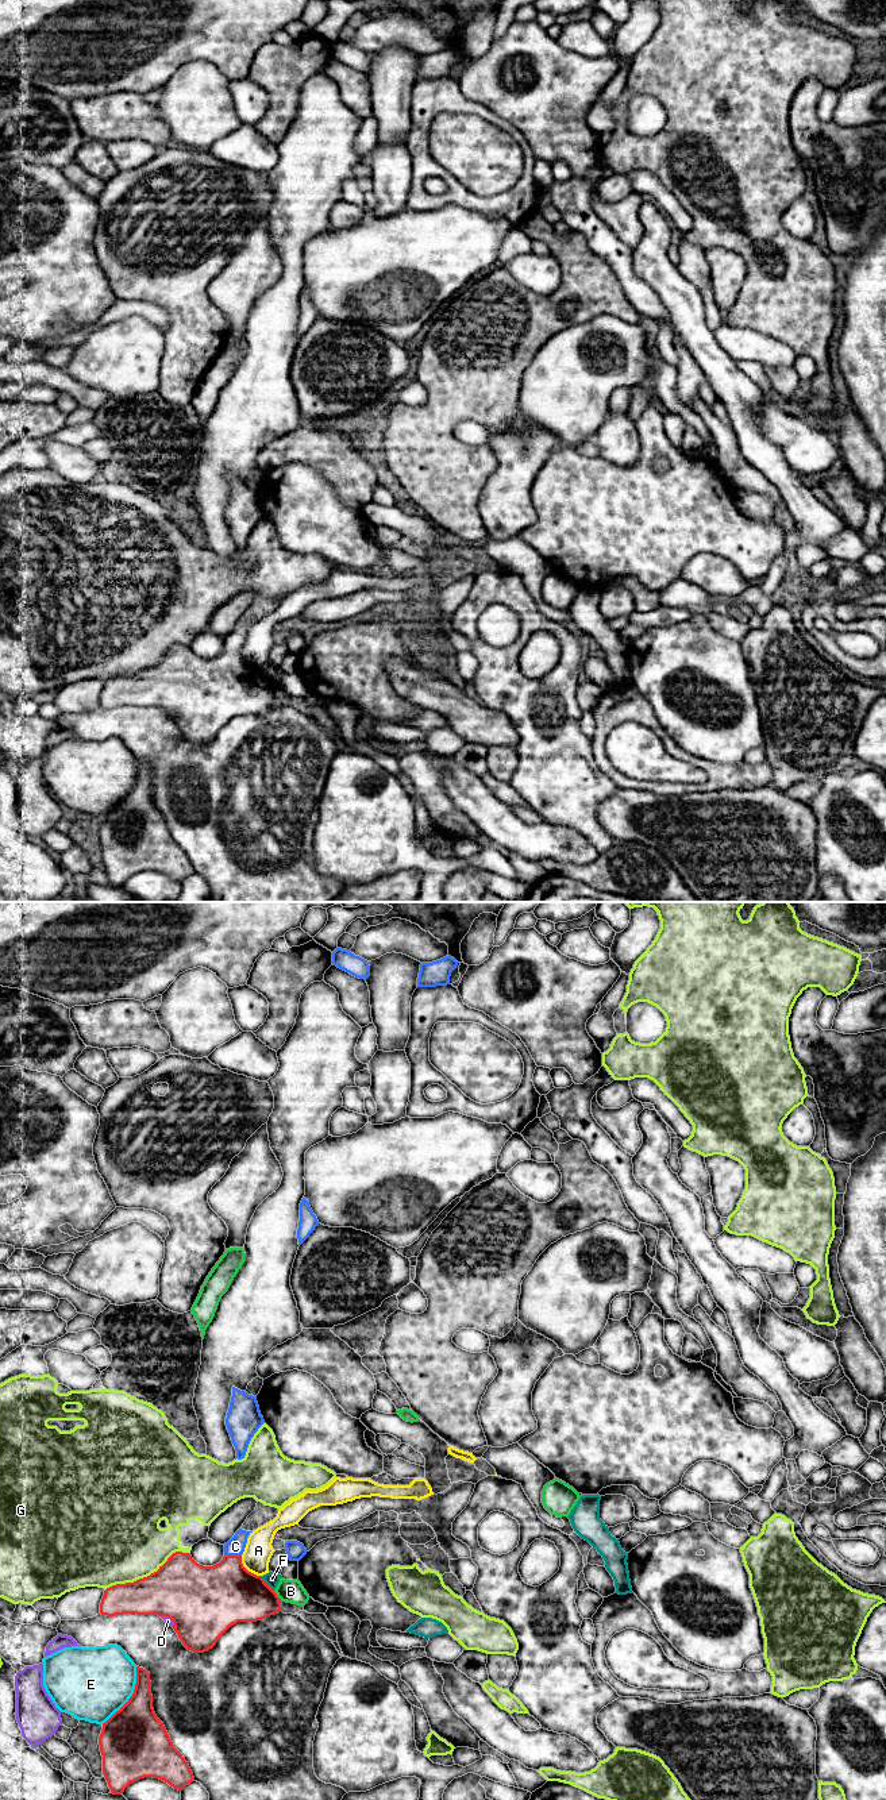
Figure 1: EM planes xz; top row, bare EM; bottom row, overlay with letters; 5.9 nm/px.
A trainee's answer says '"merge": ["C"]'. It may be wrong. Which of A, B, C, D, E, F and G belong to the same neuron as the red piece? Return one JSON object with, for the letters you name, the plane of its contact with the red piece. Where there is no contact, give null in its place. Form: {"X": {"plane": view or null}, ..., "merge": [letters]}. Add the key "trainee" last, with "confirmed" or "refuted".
{"C": {"plane": "xz"}, "merge": ["C"], "trainee": "confirmed"}

